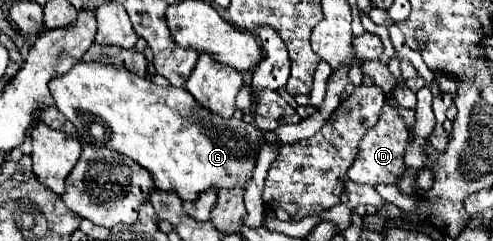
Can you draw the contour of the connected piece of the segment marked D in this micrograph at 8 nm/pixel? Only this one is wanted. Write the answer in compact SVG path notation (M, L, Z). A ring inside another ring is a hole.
M384 106L380 120L374 128L370 128L362 142L354 164L348 168L348 178L360 184L396 184L400 172L404 172L404 150L408 144L408 128L402 122L400 114L392 106Z

